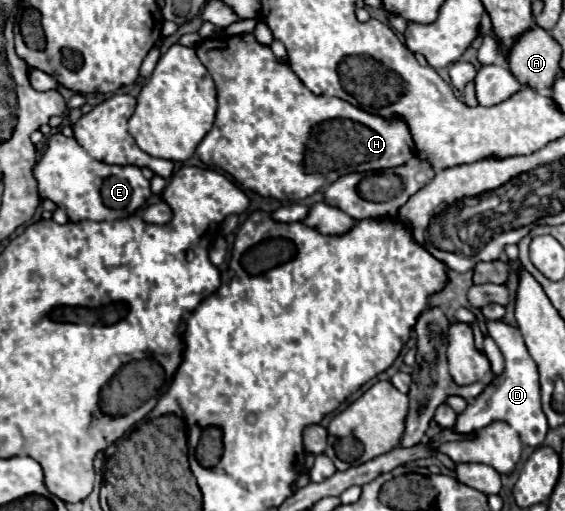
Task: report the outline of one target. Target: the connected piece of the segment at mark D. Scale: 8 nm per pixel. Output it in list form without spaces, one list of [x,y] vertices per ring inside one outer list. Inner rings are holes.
[[[488,321],[488,333],[494,339],[494,343],[500,347],[504,361],[506,361],[506,369],[502,375],[498,375],[490,381],[490,385],[476,399],[476,403],[466,407],[458,415],[452,431],[454,433],[472,433],[476,429],[486,427],[492,421],[504,419],[512,429],[518,431],[524,445],[538,447],[546,437],[548,423],[546,423],[546,415],[544,415],[542,405],[540,405],[540,383],[538,383],[536,363],[532,361],[526,345],[524,345],[522,333],[516,327],[502,323],[502,321]]]

